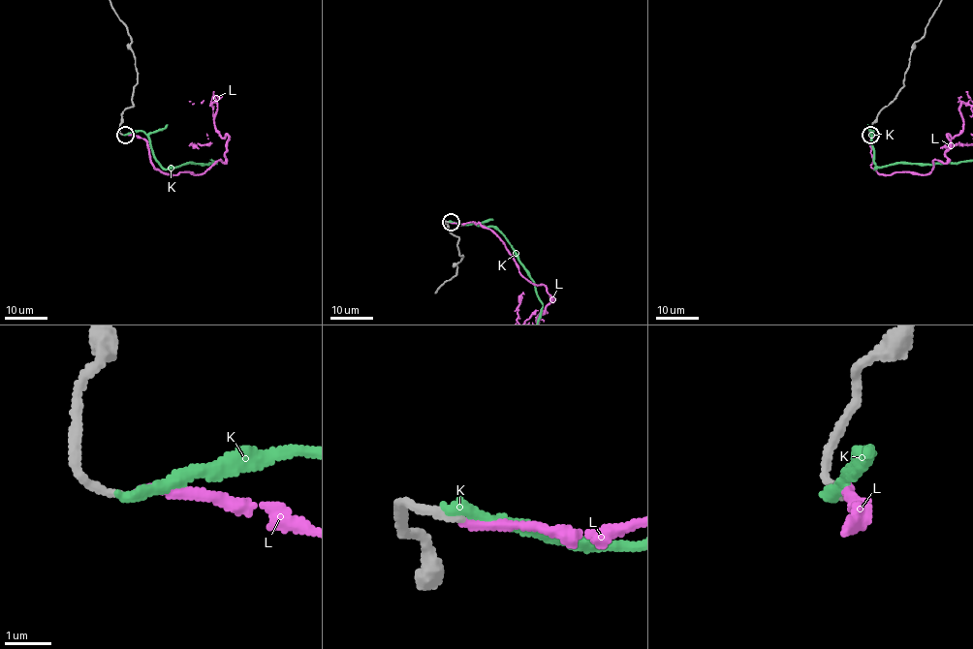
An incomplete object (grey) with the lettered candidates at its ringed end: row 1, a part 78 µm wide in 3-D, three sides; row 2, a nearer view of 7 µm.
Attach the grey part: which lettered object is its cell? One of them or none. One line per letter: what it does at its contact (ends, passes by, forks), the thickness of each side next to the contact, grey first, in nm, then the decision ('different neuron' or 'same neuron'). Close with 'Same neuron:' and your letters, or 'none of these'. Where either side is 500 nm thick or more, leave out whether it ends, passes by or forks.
K: it ends | 180/260 nm | different neuron
L: it ends | 150/200 nm | different neuron
Same neuron: none of these

